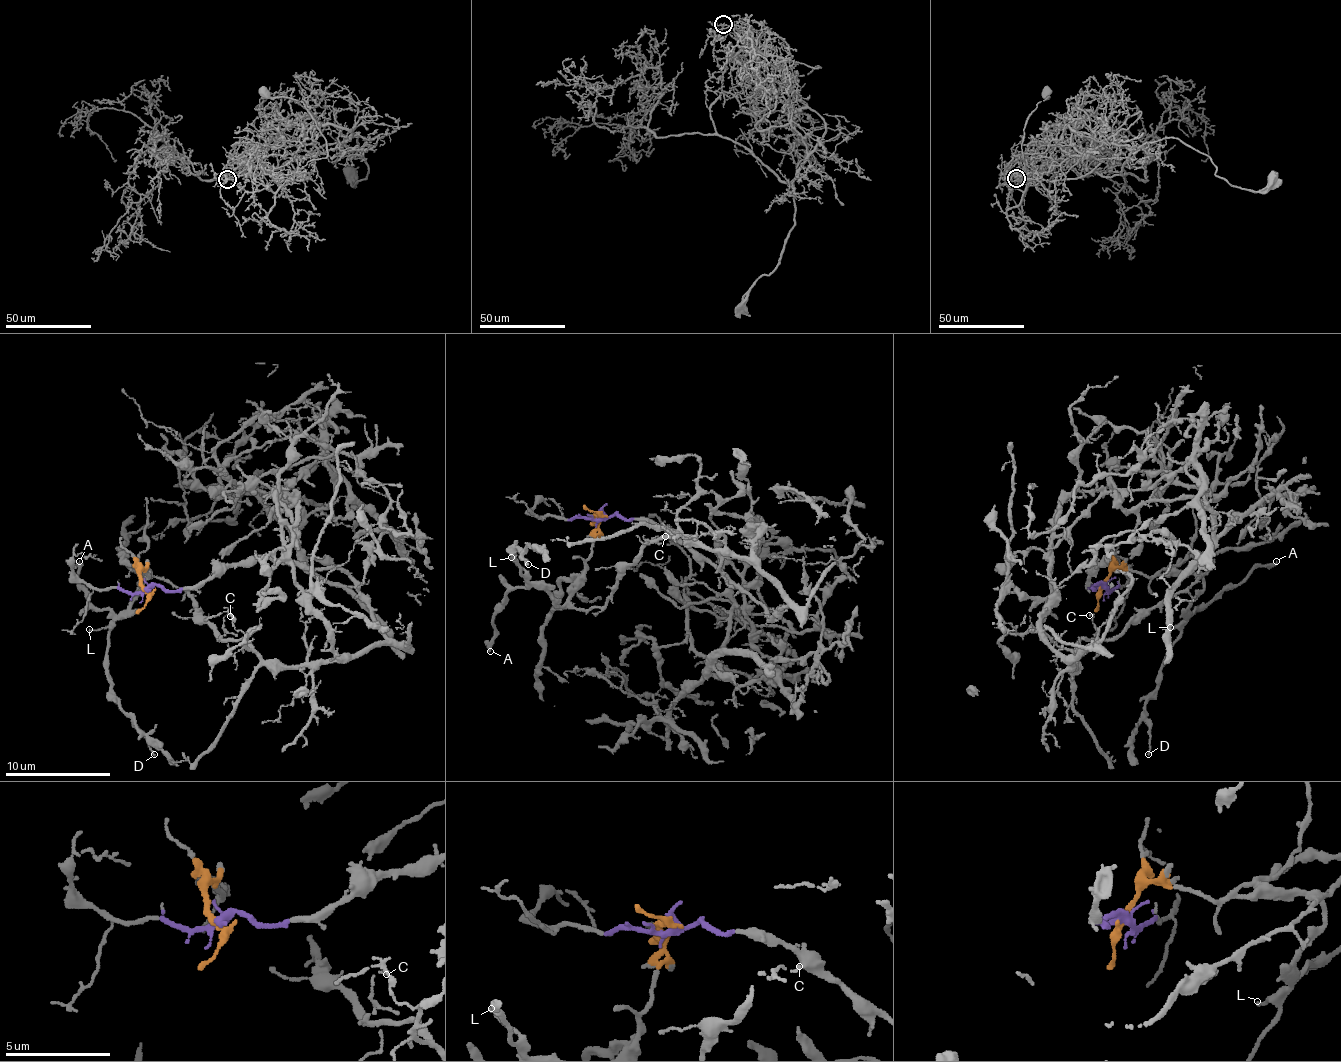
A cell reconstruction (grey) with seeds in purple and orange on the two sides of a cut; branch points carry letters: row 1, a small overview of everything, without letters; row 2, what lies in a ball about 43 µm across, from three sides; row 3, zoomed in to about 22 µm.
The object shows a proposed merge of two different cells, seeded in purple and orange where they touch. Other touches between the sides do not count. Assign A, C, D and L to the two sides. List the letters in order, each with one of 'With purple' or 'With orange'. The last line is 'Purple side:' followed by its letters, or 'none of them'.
A: With orange
C: With purple
D: With orange
L: With orange
Purple side: C

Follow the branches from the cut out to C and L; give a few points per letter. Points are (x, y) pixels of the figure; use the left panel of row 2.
C: (147, 590), (196, 590), (228, 566), (288, 558), (343, 571), (385, 637), (278, 667), (225, 635), (231, 616)
L: (147, 590), (141, 571), (151, 575), (145, 575), (130, 606), (104, 628), (90, 628)

